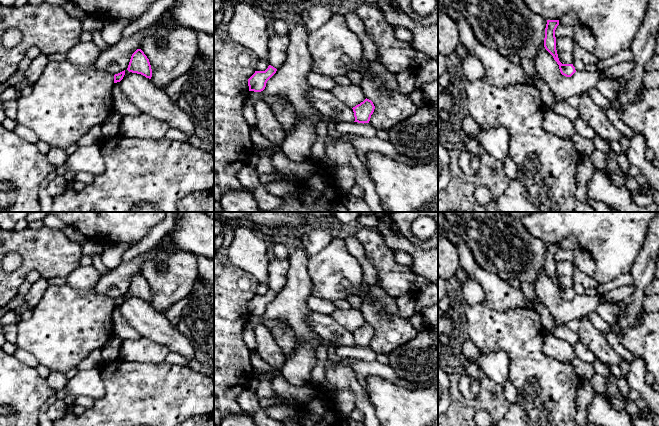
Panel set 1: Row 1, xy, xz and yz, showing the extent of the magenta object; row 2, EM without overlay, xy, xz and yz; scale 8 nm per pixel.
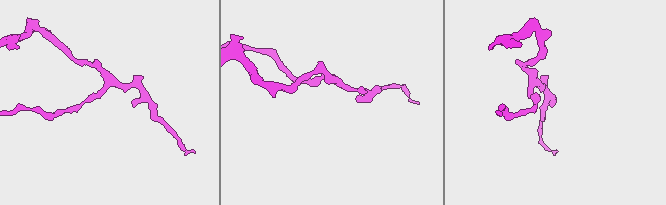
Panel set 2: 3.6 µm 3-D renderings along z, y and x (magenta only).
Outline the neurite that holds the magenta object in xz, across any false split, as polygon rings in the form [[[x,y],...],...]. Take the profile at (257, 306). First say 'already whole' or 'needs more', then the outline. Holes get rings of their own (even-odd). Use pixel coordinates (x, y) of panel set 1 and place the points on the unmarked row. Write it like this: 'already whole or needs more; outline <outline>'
already whole; outline [[[269,289],[265,295],[255,295],[248,303],[249,315],[261,316],[265,313],[267,305],[276,297],[277,293]]]

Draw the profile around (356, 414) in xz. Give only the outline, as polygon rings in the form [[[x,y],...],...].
[[[355,408],[351,411],[351,413],[346,417],[350,418],[354,421],[363,422],[364,420],[364,413],[362,410]]]

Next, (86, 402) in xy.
[[[77,396],[74,403],[78,406],[83,406],[85,408],[92,407],[93,405],[93,399],[90,399],[85,396]]]

